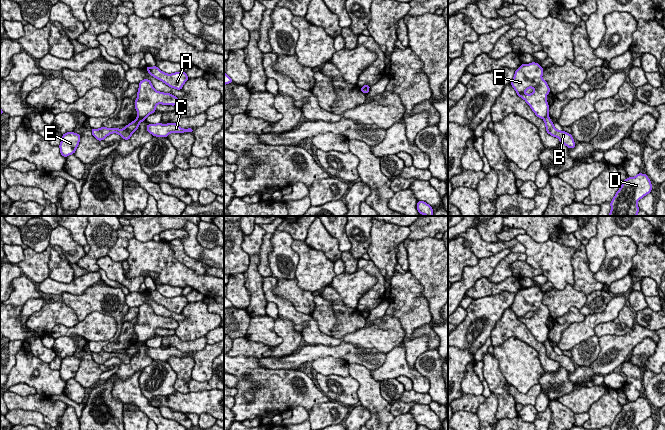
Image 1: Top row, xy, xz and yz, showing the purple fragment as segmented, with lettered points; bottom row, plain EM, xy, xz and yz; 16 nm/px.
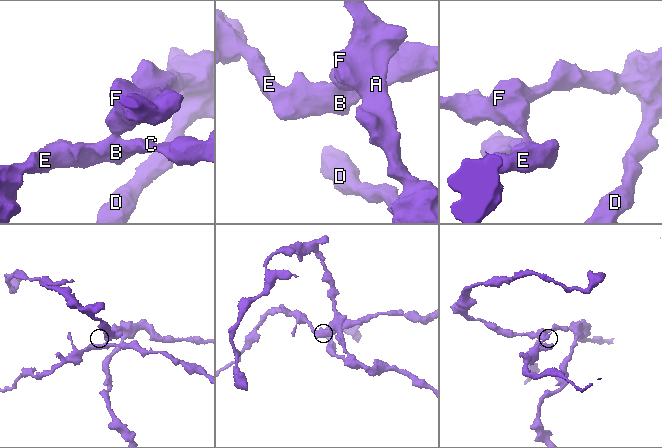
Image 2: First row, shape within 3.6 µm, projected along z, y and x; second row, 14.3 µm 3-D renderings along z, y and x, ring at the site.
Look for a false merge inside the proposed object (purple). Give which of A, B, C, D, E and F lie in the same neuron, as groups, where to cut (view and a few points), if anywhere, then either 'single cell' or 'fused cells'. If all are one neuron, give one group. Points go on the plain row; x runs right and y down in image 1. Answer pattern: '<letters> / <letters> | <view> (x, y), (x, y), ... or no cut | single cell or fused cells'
A D F / B C E | xy (137, 341), (144, 343) | fused cells

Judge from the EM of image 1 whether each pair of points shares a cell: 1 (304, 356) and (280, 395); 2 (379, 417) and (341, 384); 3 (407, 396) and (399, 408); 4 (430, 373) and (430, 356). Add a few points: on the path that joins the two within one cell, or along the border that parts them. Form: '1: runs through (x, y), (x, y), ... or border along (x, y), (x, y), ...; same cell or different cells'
1: border along (291, 368), (267, 369); different cells
2: border along (351, 377), (358, 382), (357, 397), (359, 401); different cells
3: border along (417, 403), (396, 401), (391, 406); different cells
4: runs through (430, 369), (430, 360); same cell

